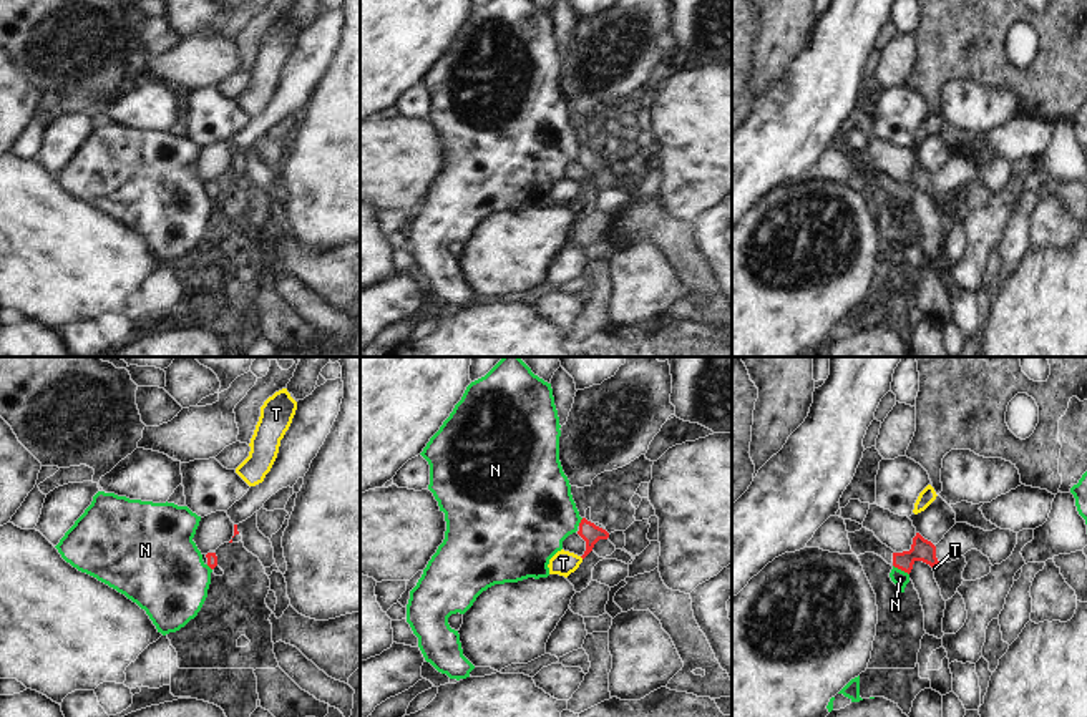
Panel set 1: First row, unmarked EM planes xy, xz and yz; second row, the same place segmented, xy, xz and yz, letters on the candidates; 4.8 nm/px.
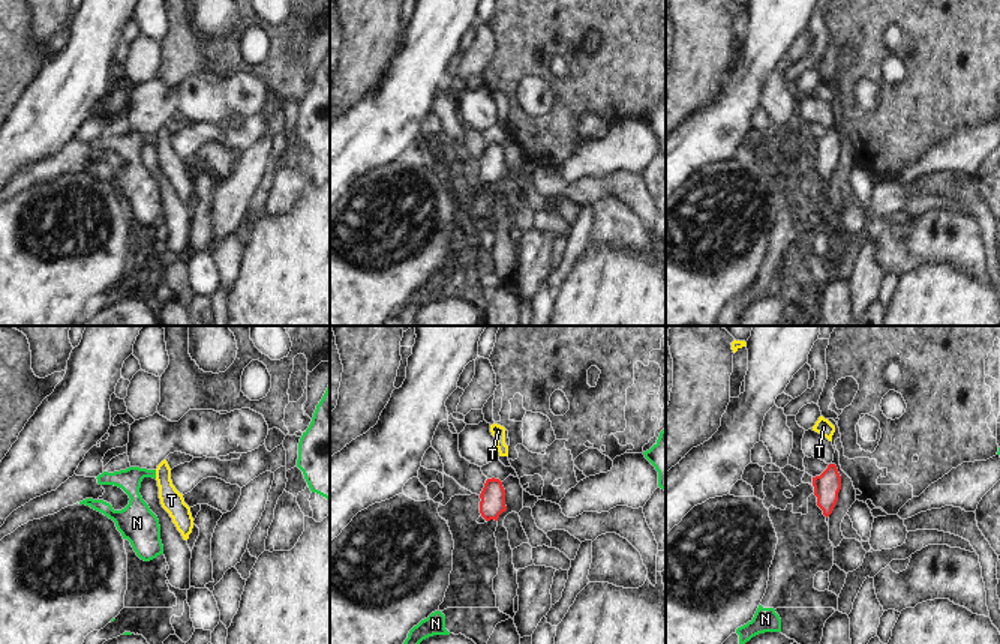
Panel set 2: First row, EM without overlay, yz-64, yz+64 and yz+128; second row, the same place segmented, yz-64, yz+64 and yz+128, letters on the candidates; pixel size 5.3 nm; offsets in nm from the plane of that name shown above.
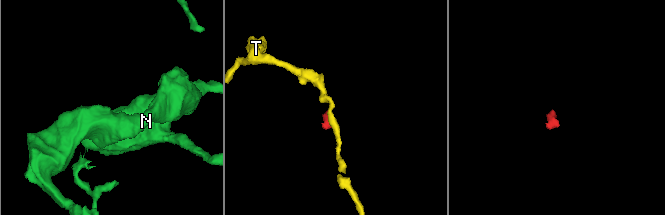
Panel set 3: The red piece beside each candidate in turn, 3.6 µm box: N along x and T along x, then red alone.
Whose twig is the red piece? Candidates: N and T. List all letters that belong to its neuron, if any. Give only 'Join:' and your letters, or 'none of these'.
Join: none of these

